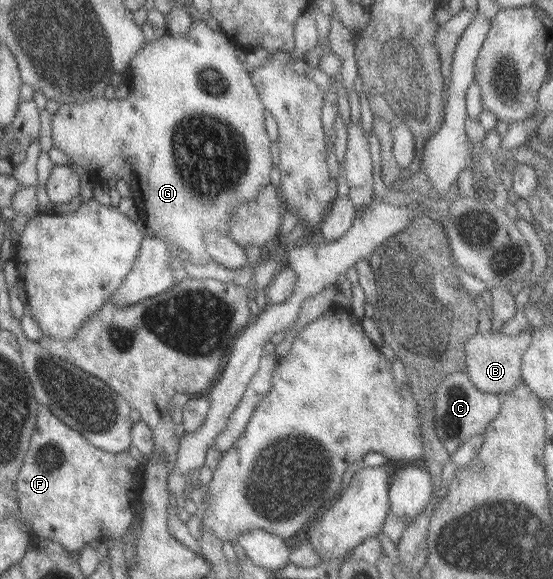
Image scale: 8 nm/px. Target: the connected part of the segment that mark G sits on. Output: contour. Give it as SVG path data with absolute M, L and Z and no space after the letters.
M194 18L193 24L185 35L172 35L167 32L152 40L145 41L138 48L128 65L128 67L130 66L128 71L132 76L132 91L128 92L126 98L107 100L100 96L87 99L82 103L60 103L58 110L51 115L49 123L52 148L62 151L66 158L70 158L74 168L78 167L82 171L94 169L101 178L109 180L115 176L116 180L122 179L128 183L127 186L132 195L131 199L137 209L137 216L143 220L146 231L150 229L152 233L155 233L156 238L160 238L166 243L171 242L177 248L173 253L174 255L177 255L181 250L186 251L189 256L188 263L192 265L209 261L209 255L203 244L203 233L208 230L216 230L228 234L229 211L238 202L249 200L259 192L259 189L268 185L270 171L272 171L269 152L271 141L264 129L265 111L248 72L246 72L242 62L236 58L236 47L222 31L212 30L205 23Z

